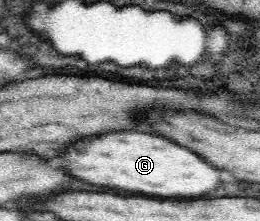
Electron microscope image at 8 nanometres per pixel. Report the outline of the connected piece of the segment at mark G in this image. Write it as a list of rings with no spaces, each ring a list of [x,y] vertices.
[[[141,131],[107,133],[95,139],[79,141],[67,151],[65,167],[79,179],[93,185],[107,185],[157,197],[201,197],[217,191],[223,183],[219,169],[199,157],[199,153],[167,137]]]

